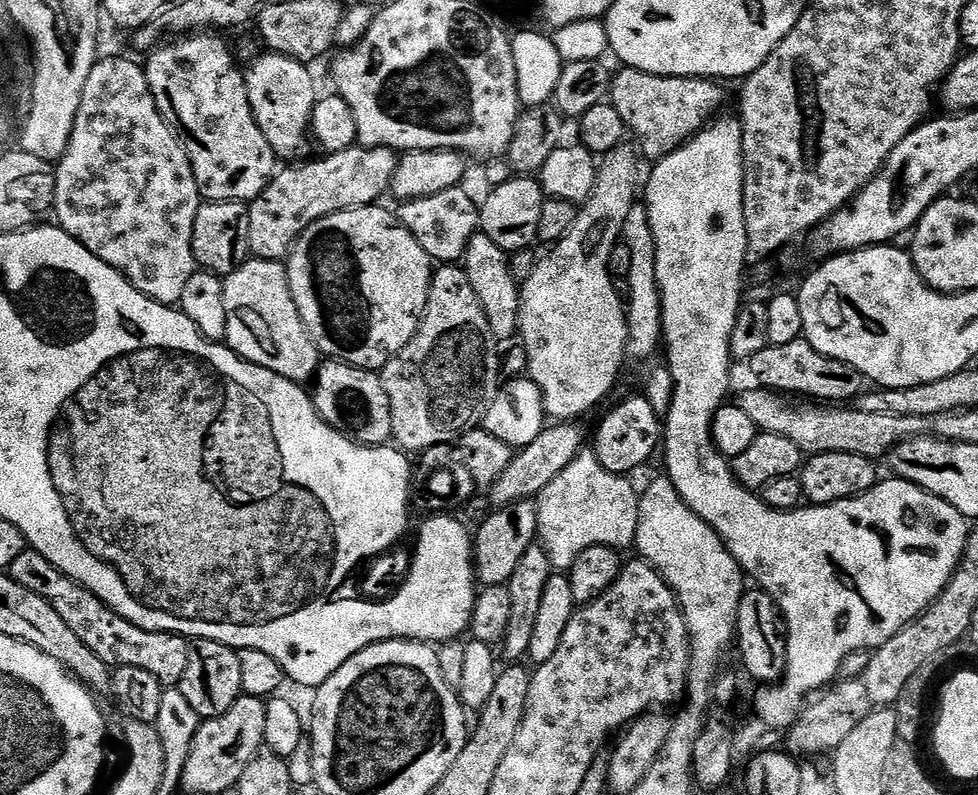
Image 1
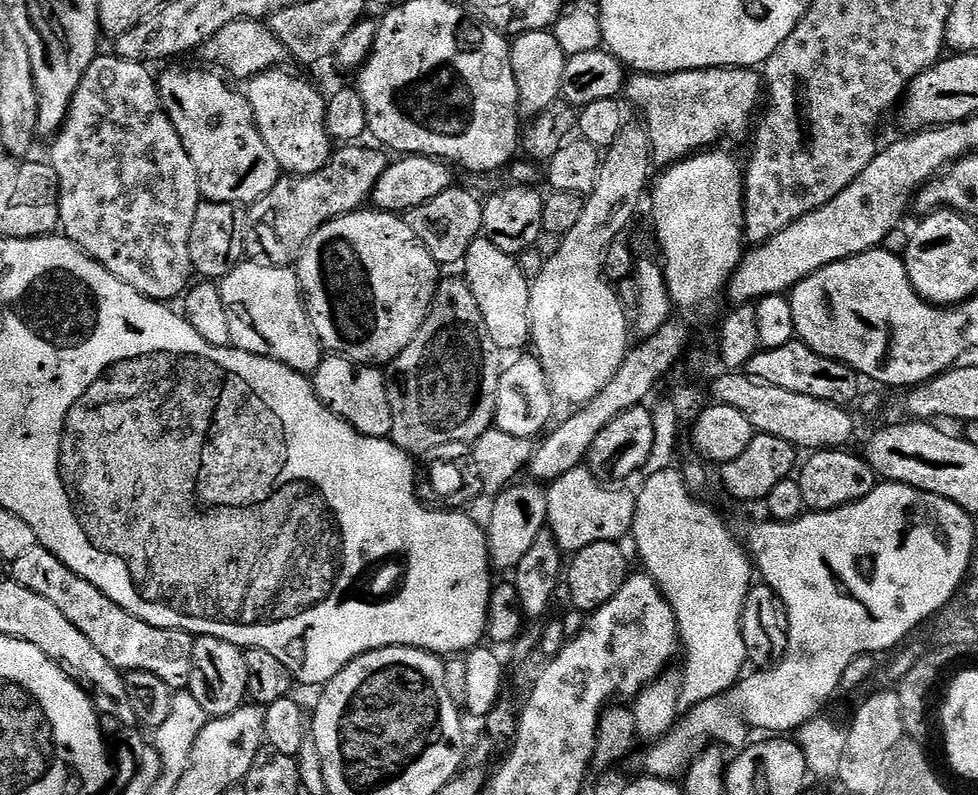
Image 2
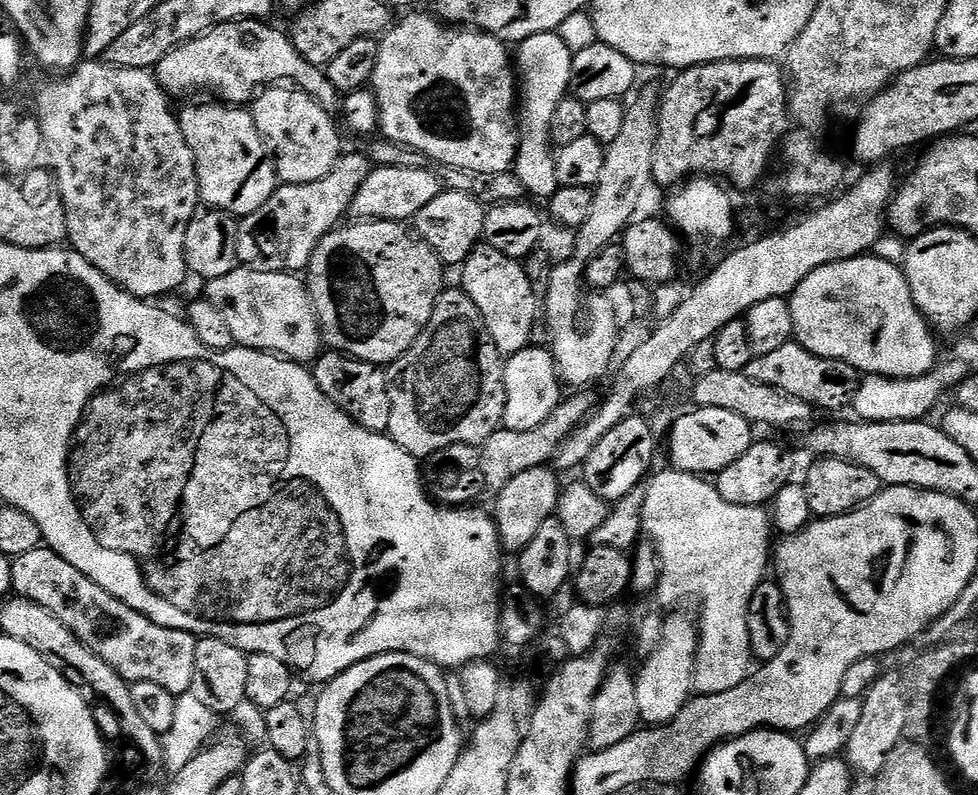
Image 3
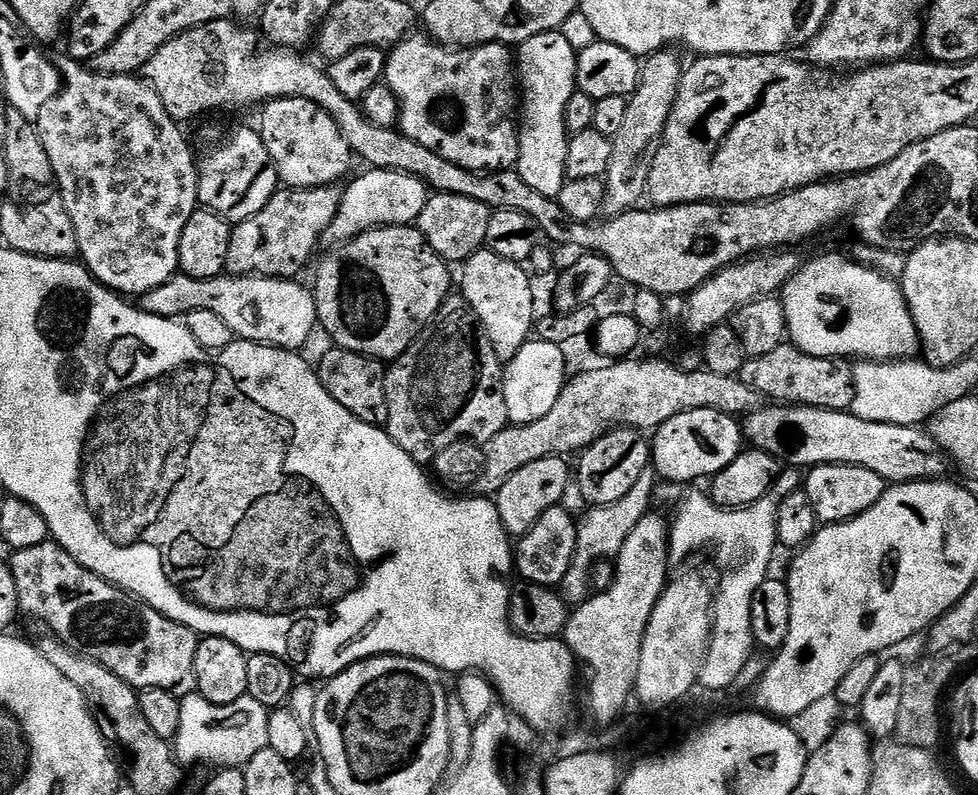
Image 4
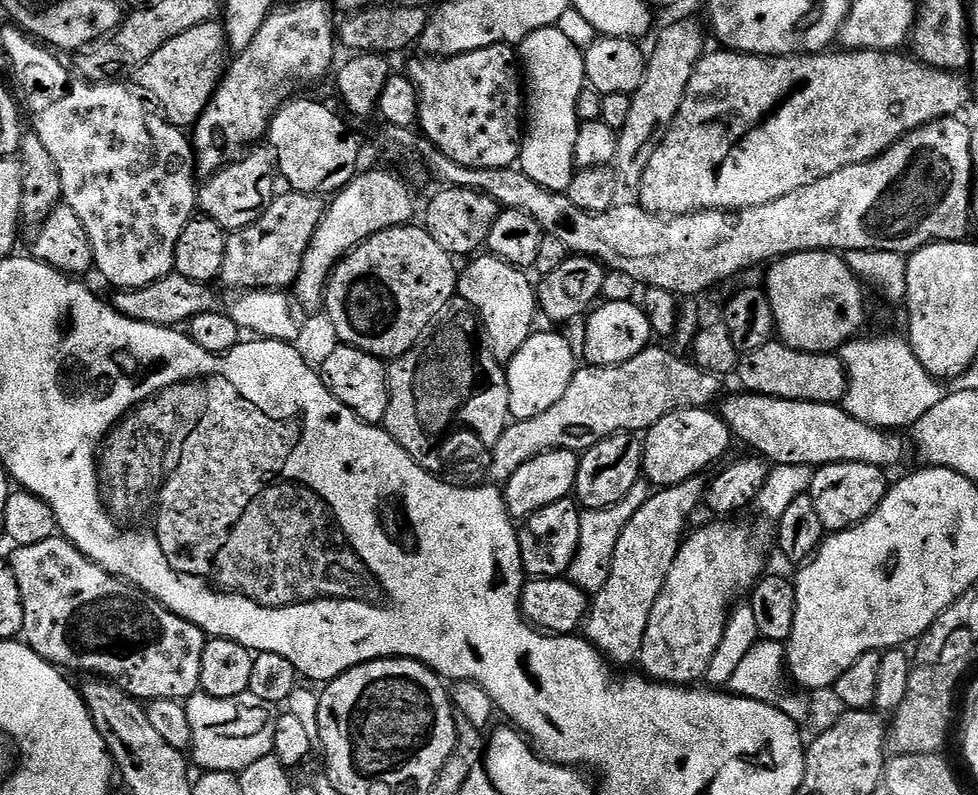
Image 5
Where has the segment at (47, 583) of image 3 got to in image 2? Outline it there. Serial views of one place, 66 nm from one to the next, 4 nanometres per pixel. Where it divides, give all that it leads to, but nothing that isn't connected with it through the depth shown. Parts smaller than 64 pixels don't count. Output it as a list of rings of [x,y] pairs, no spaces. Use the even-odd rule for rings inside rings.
[[[37,546],[29,550],[27,554],[22,554],[22,558],[11,561],[10,568],[11,579],[53,603],[121,673],[149,672],[166,682],[170,689],[187,689],[190,666],[194,662],[194,637],[189,632],[155,628],[134,618],[125,608],[106,598],[106,594],[98,591],[93,584],[71,572],[45,548]]]

